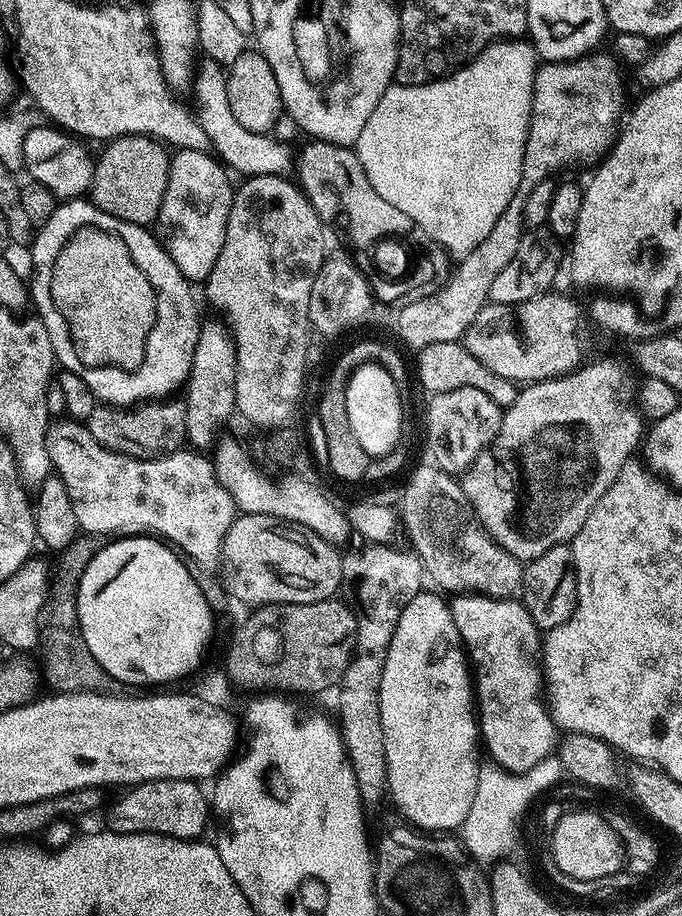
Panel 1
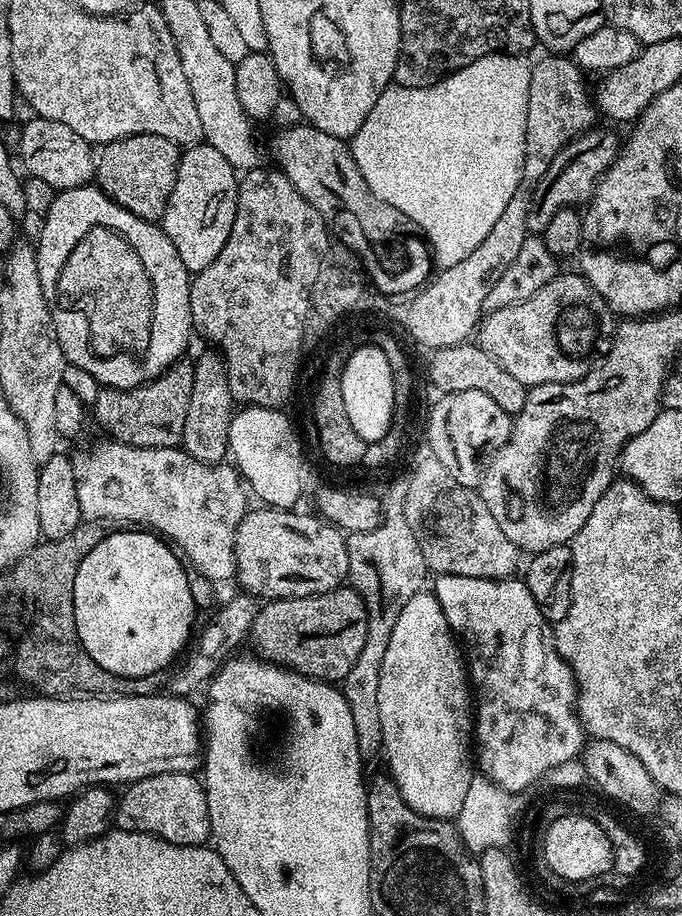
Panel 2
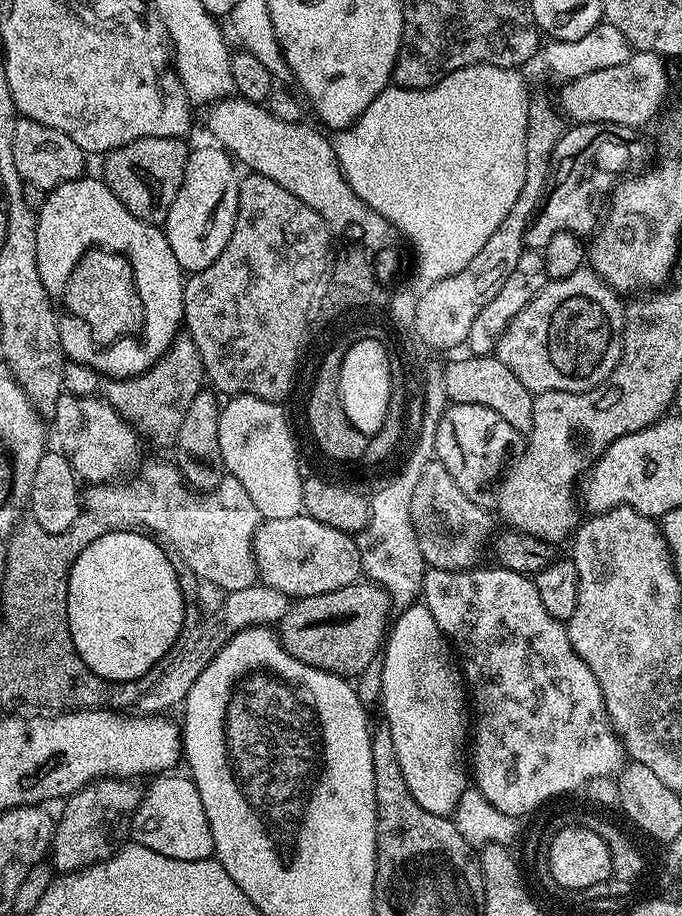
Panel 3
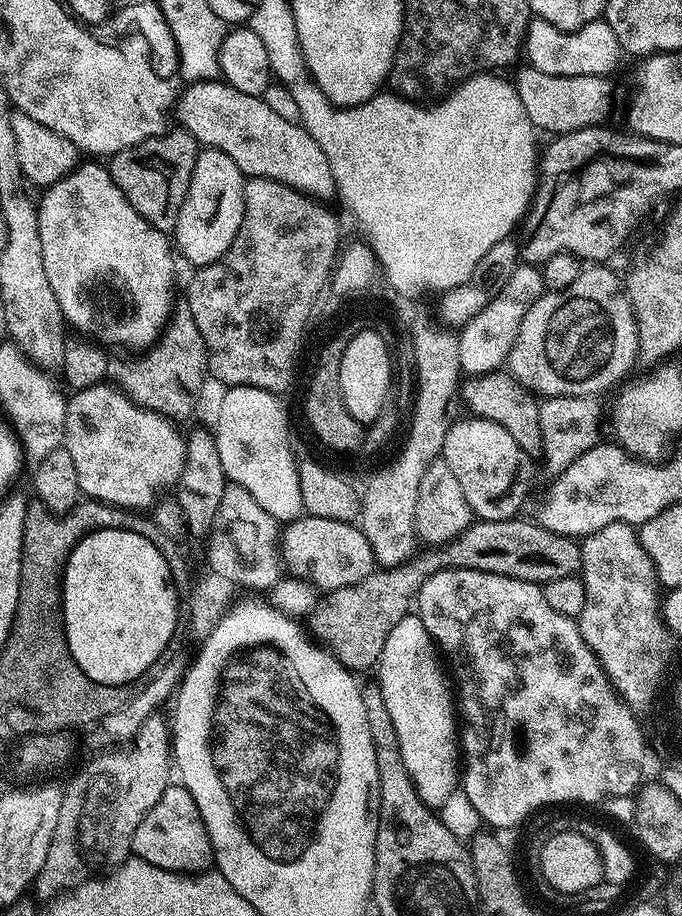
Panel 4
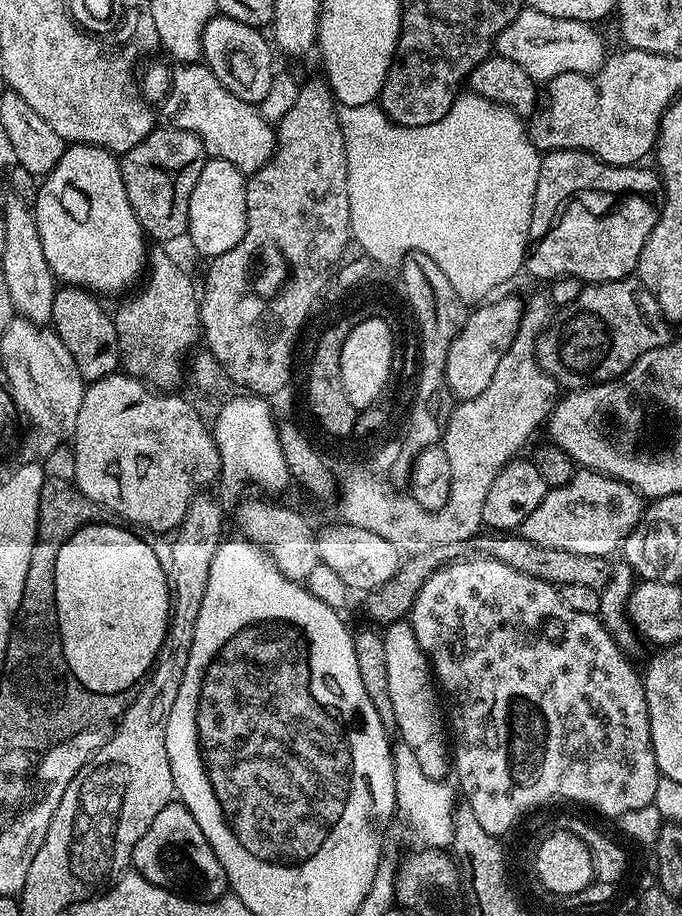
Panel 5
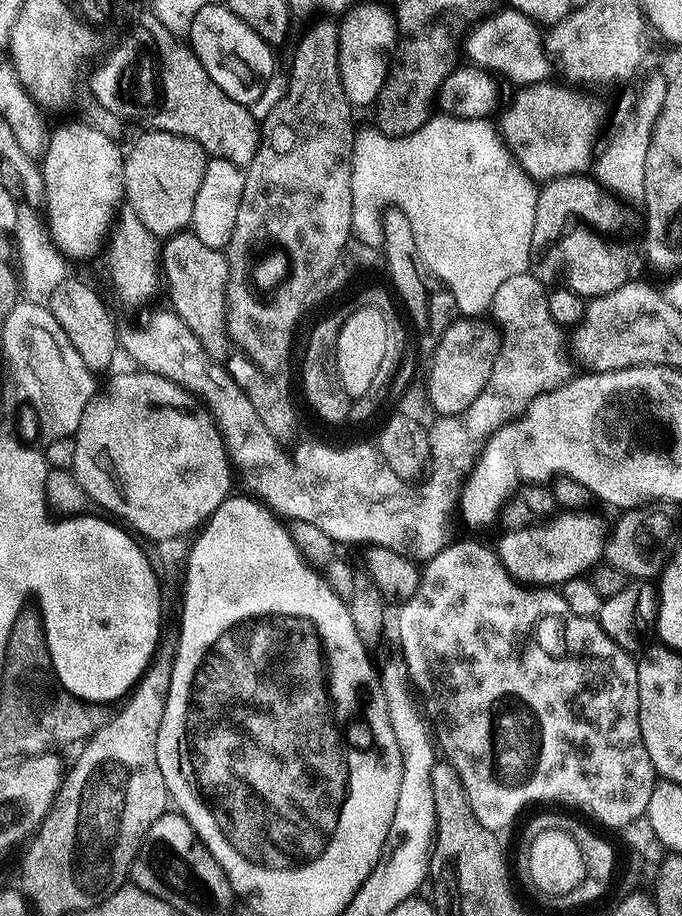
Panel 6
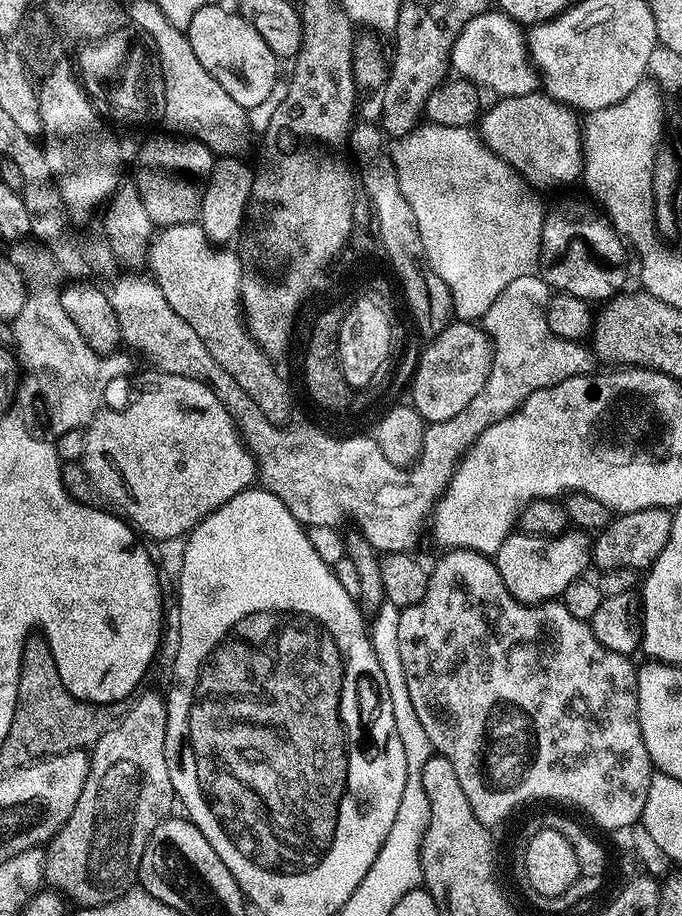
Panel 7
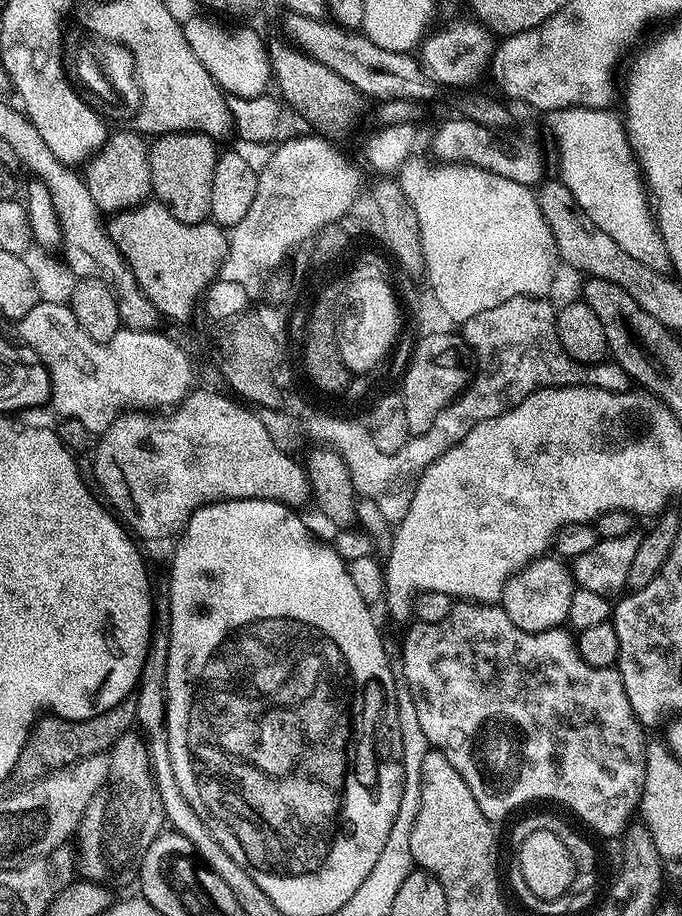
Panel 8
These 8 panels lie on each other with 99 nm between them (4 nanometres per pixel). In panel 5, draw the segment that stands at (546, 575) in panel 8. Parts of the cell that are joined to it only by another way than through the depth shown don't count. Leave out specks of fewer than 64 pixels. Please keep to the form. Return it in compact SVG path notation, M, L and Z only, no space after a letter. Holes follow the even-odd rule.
M587 470L573 471L570 482L566 486L549 488L547 494L538 502L538 507L530 513L530 518L522 522L518 529L519 535L539 548L552 548L558 552L569 552L578 556L611 557L611 552L621 547L627 536L632 533L634 526L644 515L645 501L639 492L621 480L603 476L600 472Z

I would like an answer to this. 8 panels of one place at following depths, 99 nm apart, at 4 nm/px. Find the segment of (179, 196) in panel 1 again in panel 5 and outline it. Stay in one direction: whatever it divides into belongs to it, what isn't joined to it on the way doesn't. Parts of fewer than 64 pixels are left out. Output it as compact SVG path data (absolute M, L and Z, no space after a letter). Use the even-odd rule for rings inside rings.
M219 158L205 159L202 166L202 174L198 174L198 183L194 186L194 194L190 194L190 214L188 215L188 230L186 233L187 239L192 239L192 244L201 252L205 258L211 258L213 256L221 256L226 254L226 250L234 250L234 246L238 246L238 242L242 242L244 237L244 231L246 230L246 176L238 170L238 166L234 166L230 162L221 160Z

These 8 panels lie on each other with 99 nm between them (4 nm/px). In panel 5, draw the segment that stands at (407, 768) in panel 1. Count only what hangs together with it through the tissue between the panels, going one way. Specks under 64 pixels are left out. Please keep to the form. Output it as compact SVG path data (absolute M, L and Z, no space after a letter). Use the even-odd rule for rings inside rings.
M397 622L387 625L382 632L386 646L386 679L390 686L390 706L394 706L395 731L400 731L399 739L418 758L422 774L434 780L444 780L450 772L450 732L444 729L446 716L442 711L442 700L438 695L438 685L432 675L432 666L414 638L411 623Z

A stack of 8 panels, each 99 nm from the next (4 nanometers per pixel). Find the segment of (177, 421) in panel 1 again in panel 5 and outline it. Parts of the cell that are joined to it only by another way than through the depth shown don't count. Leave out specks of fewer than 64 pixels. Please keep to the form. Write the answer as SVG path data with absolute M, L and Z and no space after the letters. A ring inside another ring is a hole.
M160 248L147 253L146 275L139 287L114 308L114 319L123 371L157 390L172 390L180 380L180 367L185 367L186 357L202 336L200 297L187 270L179 268Z

